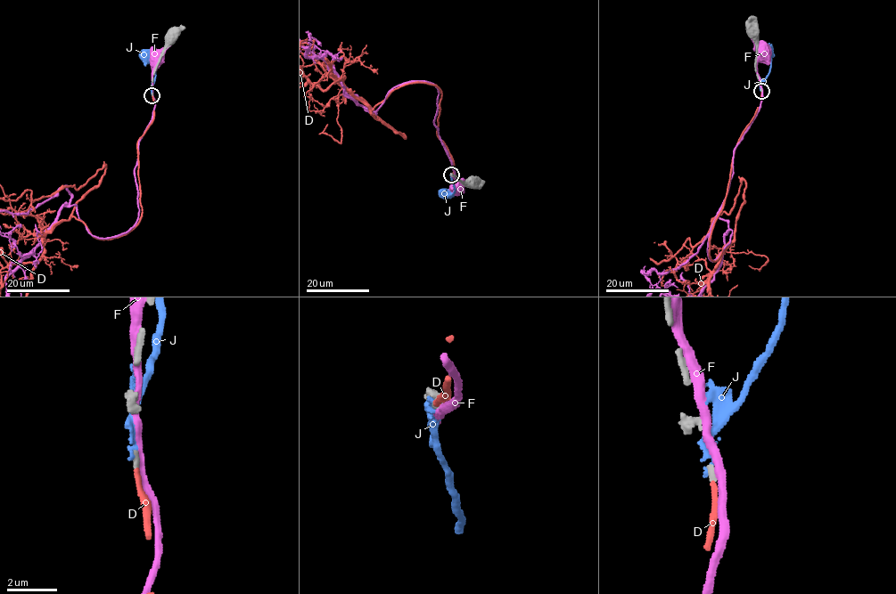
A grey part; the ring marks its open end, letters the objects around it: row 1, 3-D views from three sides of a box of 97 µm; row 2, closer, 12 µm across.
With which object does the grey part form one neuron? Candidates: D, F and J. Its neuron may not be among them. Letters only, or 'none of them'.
D

